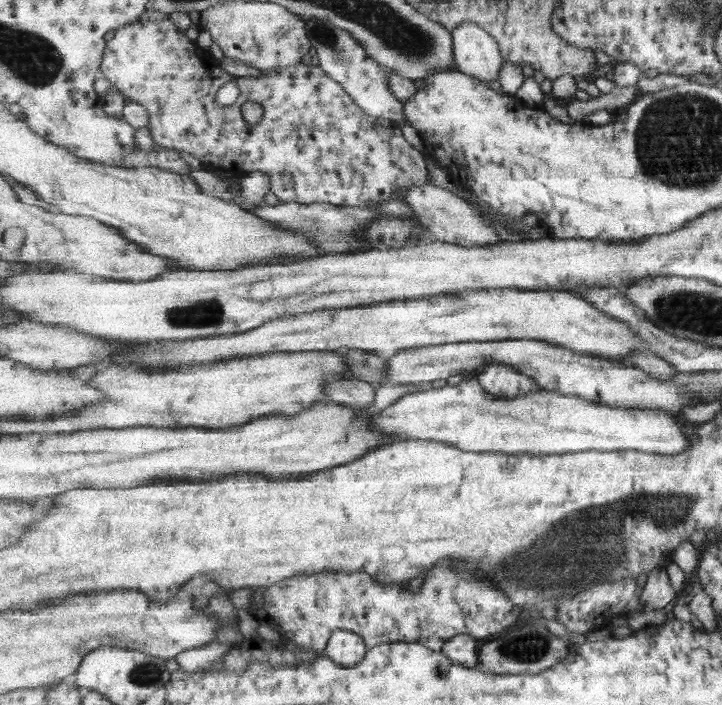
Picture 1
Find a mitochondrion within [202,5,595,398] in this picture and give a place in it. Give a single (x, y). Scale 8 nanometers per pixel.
(326, 36)

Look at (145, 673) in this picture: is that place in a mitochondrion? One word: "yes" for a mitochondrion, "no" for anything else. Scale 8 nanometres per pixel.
yes

